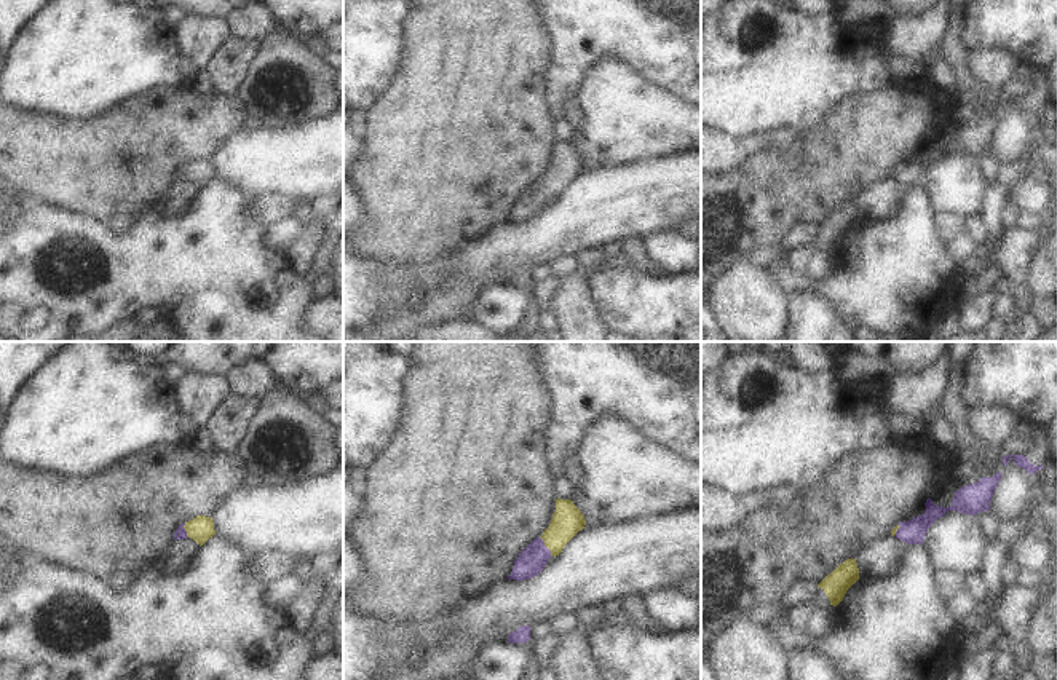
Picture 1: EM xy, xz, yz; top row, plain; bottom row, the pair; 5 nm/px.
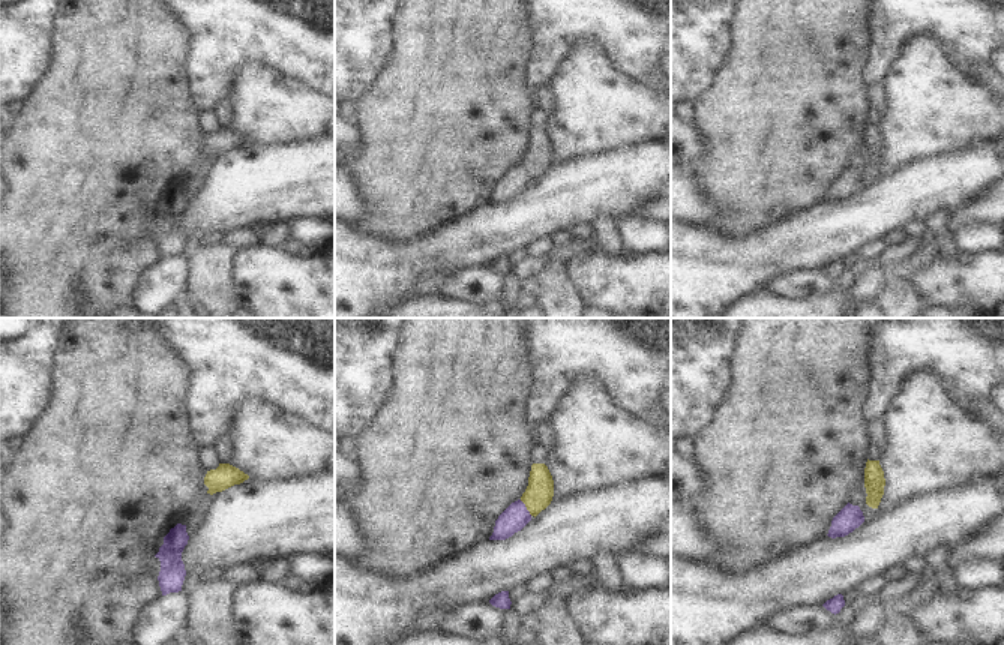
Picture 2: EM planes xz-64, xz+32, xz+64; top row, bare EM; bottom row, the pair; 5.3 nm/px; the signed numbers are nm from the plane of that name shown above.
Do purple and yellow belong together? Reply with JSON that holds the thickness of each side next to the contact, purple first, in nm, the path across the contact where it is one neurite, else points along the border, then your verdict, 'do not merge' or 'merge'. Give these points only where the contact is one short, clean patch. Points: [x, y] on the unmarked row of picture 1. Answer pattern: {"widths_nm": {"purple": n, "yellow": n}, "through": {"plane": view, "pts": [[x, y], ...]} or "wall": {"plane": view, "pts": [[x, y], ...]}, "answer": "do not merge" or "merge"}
{"widths_nm": {"purple": 140, "yellow": 160}, "through": {"plane": "xz", "pts": [[530, 205], [545, 189], [567, 163]]}, "answer": "merge"}

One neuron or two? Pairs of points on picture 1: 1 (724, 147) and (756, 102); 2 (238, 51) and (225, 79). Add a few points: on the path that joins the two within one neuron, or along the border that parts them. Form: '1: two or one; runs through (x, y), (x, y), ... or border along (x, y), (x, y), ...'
1: two; border along (717, 130), (735, 138), (768, 133)
2: one; runs through (235, 58), (229, 72)

